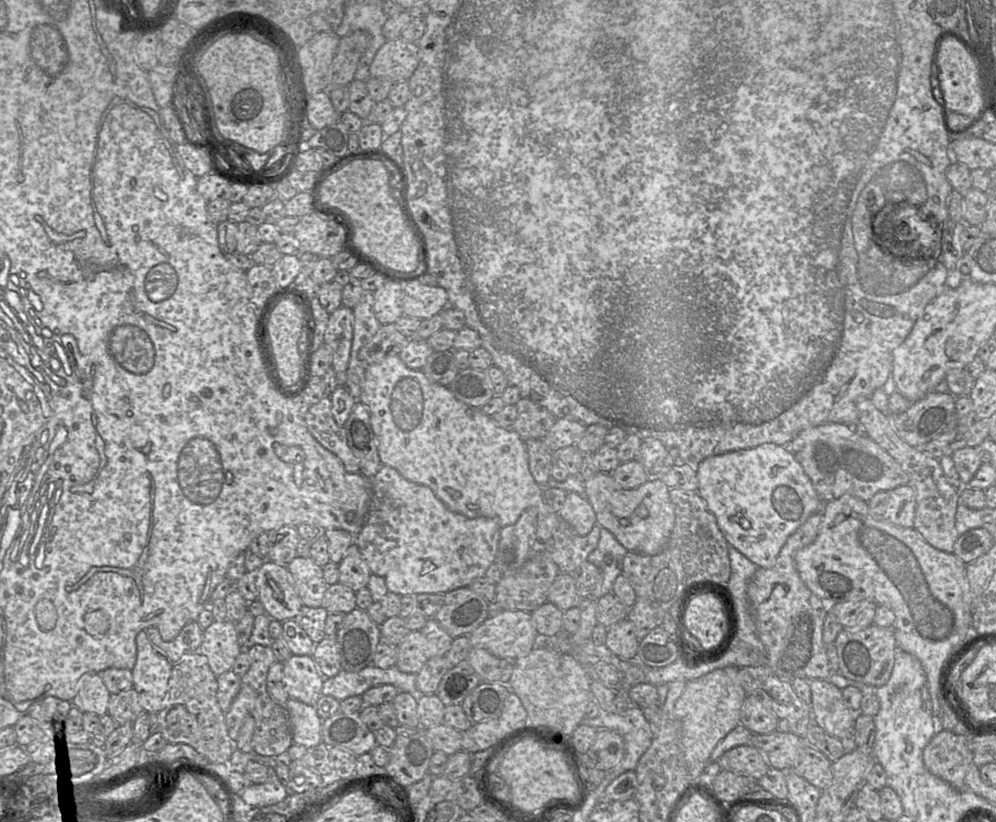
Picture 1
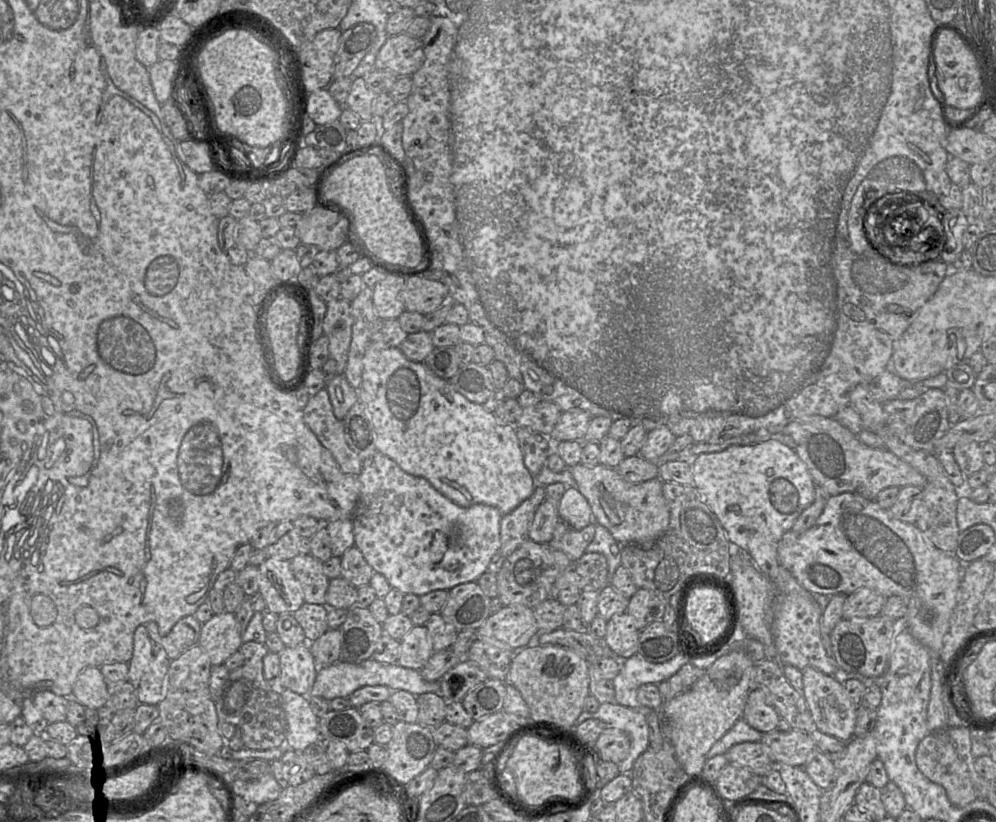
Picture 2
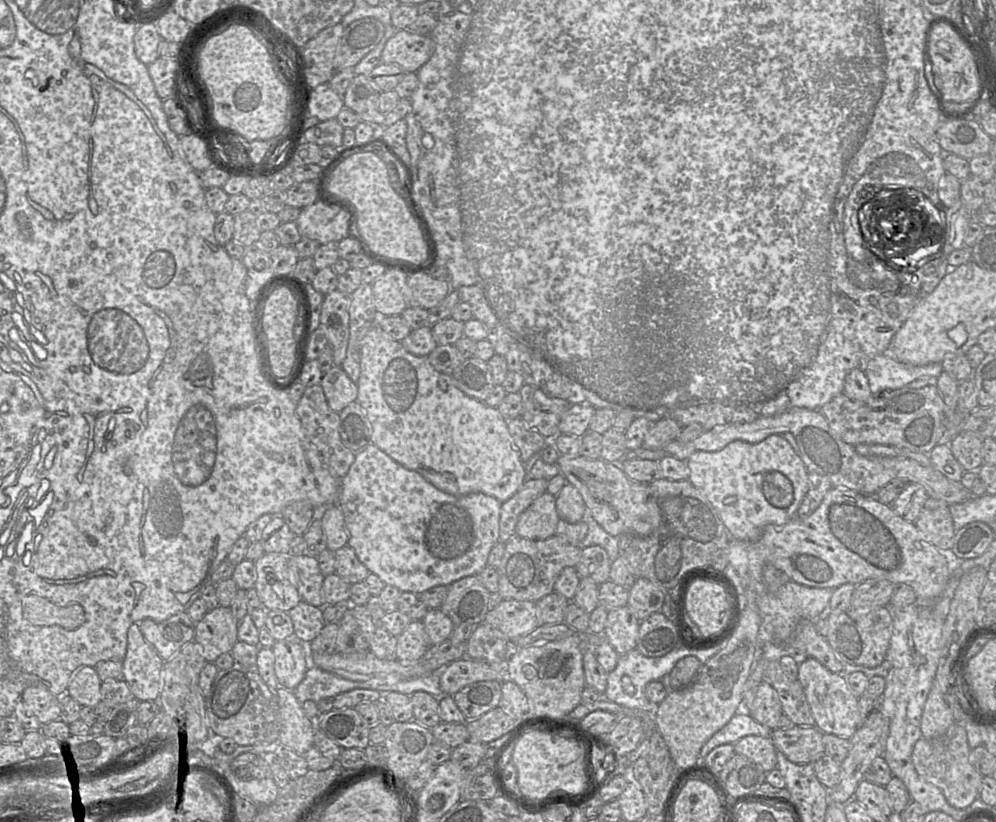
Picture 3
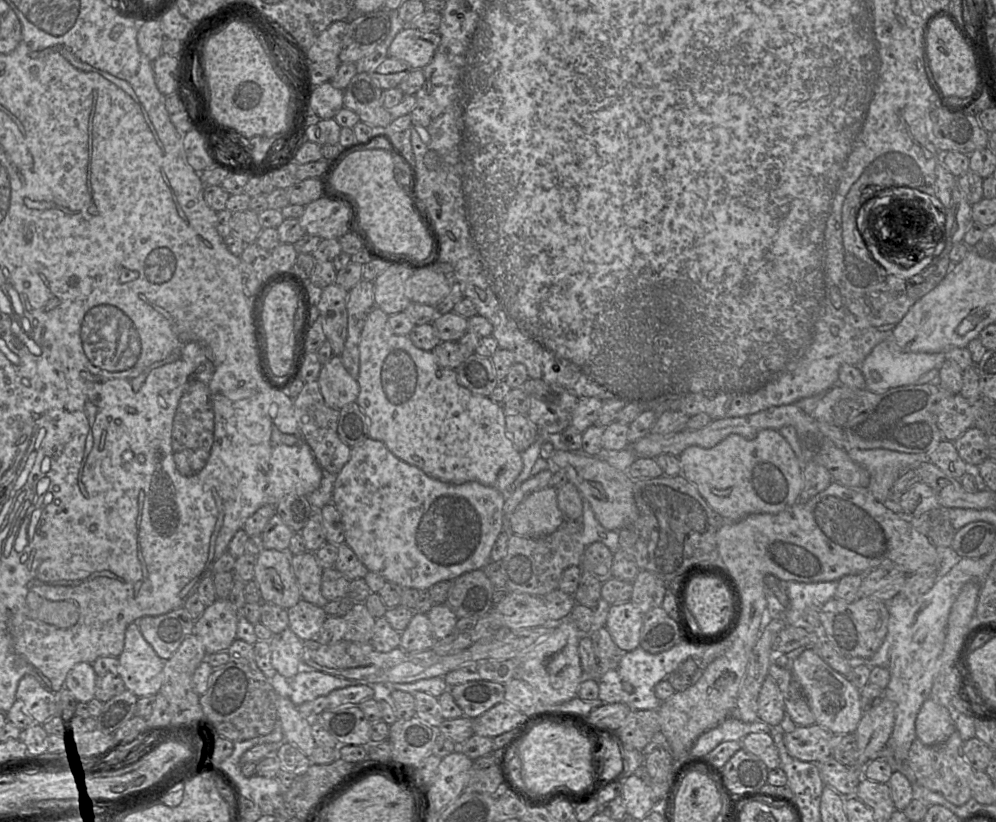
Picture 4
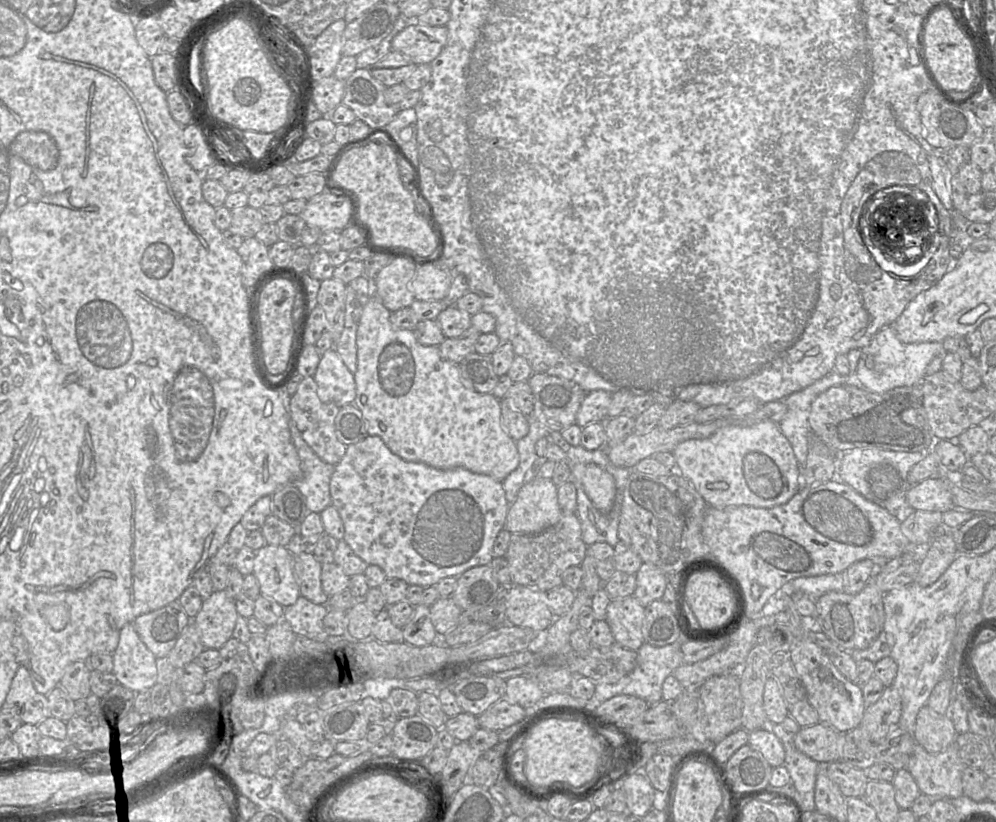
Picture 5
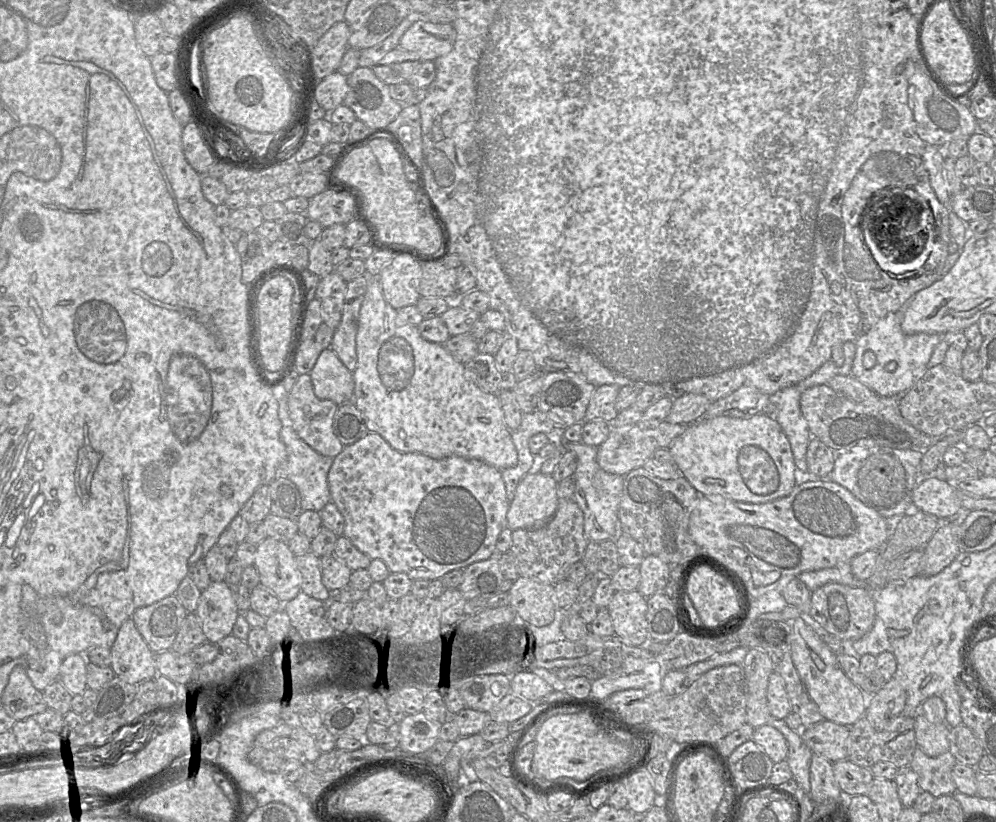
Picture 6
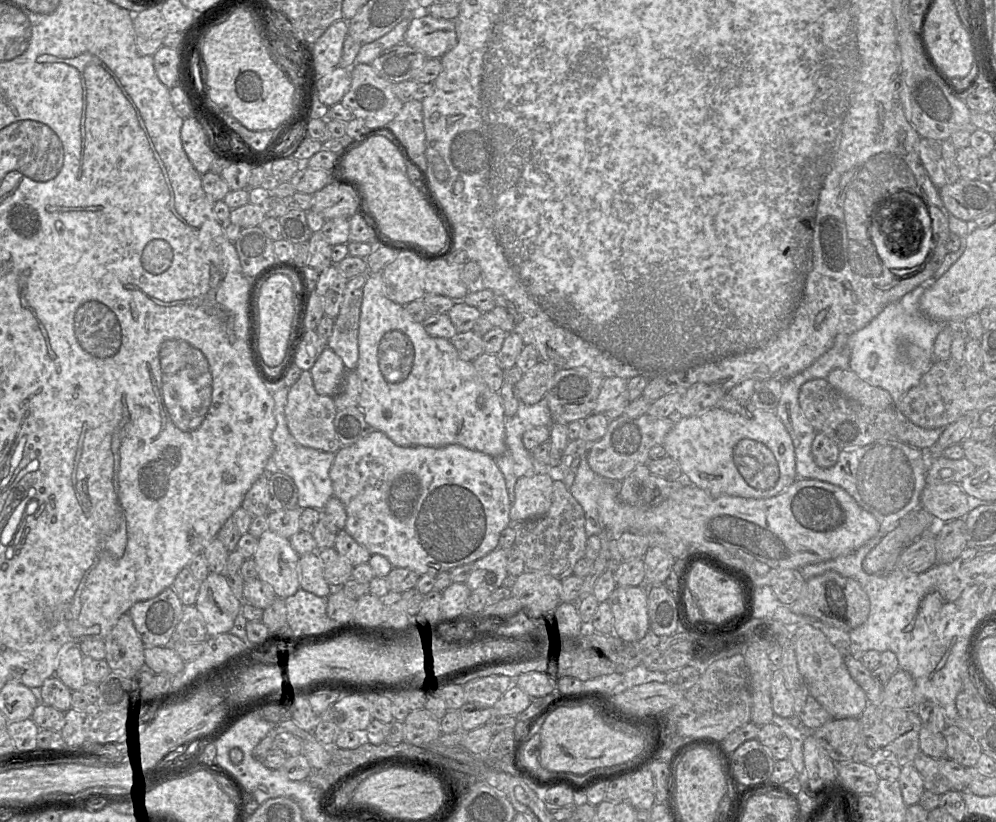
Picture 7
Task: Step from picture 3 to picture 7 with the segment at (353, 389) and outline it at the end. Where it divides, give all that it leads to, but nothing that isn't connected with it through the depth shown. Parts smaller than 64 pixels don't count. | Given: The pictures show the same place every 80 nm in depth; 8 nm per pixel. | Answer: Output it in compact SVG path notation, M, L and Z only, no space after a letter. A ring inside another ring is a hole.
M328 347L320 354L310 372L316 392L331 397L341 391L347 374L341 358Z

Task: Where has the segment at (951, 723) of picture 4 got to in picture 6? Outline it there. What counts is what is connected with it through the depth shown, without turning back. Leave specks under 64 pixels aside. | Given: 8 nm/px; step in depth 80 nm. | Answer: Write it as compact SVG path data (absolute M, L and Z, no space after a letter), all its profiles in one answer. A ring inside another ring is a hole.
M923 714L915 716L917 746L929 757L938 757L949 751L950 729L947 723L929 722Z

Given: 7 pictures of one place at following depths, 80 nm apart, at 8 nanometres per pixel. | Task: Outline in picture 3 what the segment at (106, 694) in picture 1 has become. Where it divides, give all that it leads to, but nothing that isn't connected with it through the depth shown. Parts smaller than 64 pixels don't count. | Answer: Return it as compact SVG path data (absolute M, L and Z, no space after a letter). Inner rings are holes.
M83 666L72 676L66 694L81 706L96 706L101 701L101 683L94 667Z

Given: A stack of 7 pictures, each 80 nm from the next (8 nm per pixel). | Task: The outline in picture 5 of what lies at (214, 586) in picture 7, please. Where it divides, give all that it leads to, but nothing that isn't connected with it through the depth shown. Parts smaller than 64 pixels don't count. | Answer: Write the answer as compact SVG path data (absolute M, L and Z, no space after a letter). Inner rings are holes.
M226 590L214 591L211 596L203 601L199 613L193 622L199 629L199 637L204 647L220 649L231 637L238 619L235 600L231 598Z

